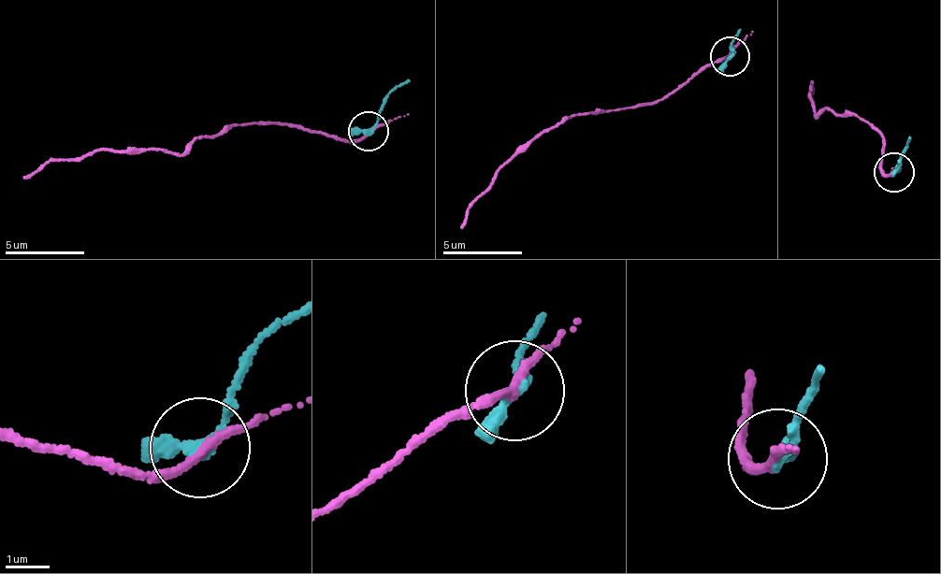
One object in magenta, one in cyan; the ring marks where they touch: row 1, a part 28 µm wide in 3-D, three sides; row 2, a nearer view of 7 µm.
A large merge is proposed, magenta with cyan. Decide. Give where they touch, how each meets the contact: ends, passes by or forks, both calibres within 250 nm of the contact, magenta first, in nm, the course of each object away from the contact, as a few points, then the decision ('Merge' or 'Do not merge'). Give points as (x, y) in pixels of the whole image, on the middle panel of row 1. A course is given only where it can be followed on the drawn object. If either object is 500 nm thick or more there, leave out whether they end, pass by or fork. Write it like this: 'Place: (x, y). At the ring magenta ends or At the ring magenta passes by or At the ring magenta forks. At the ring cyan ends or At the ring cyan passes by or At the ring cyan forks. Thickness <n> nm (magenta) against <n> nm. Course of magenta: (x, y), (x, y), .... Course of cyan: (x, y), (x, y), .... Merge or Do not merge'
Place: (730, 56). At the ring magenta passes by. At the ring cyan passes by. Thickness 190 nm (magenta) against 240 nm. Course of magenta: (730, 53), (707, 64), (657, 101), (631, 107), (567, 118), (563, 122), (544, 129), (494, 172), (459, 226). Course of cyan: (730, 57), (741, 27). Do not merge

